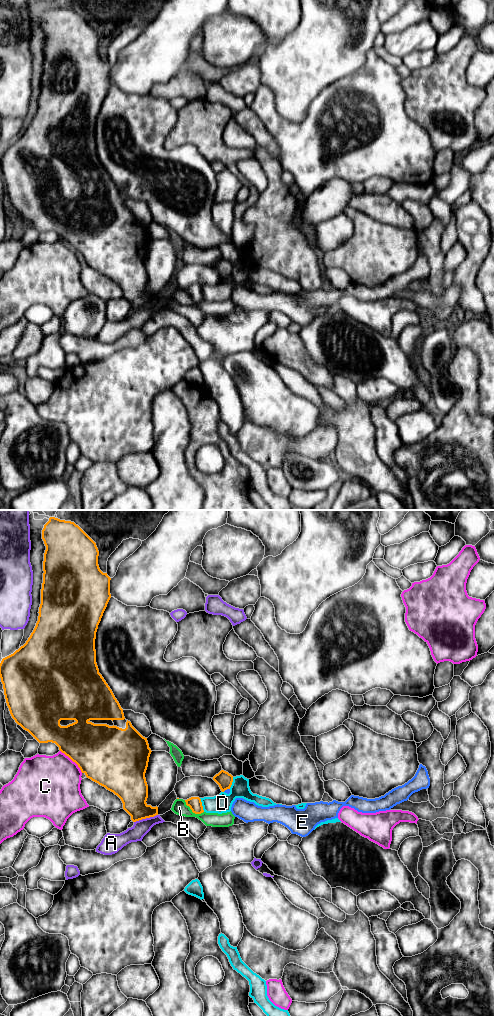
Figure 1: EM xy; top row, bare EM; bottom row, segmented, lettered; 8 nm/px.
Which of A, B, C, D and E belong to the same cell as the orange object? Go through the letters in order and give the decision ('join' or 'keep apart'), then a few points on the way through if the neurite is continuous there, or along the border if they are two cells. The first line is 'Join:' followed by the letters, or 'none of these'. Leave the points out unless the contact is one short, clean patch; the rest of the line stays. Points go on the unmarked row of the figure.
Join: none of these
A: keep apart
B: keep apart
C: keep apart
D: keep apart
E: keep apart; border along xy (229, 276), (223, 279)

